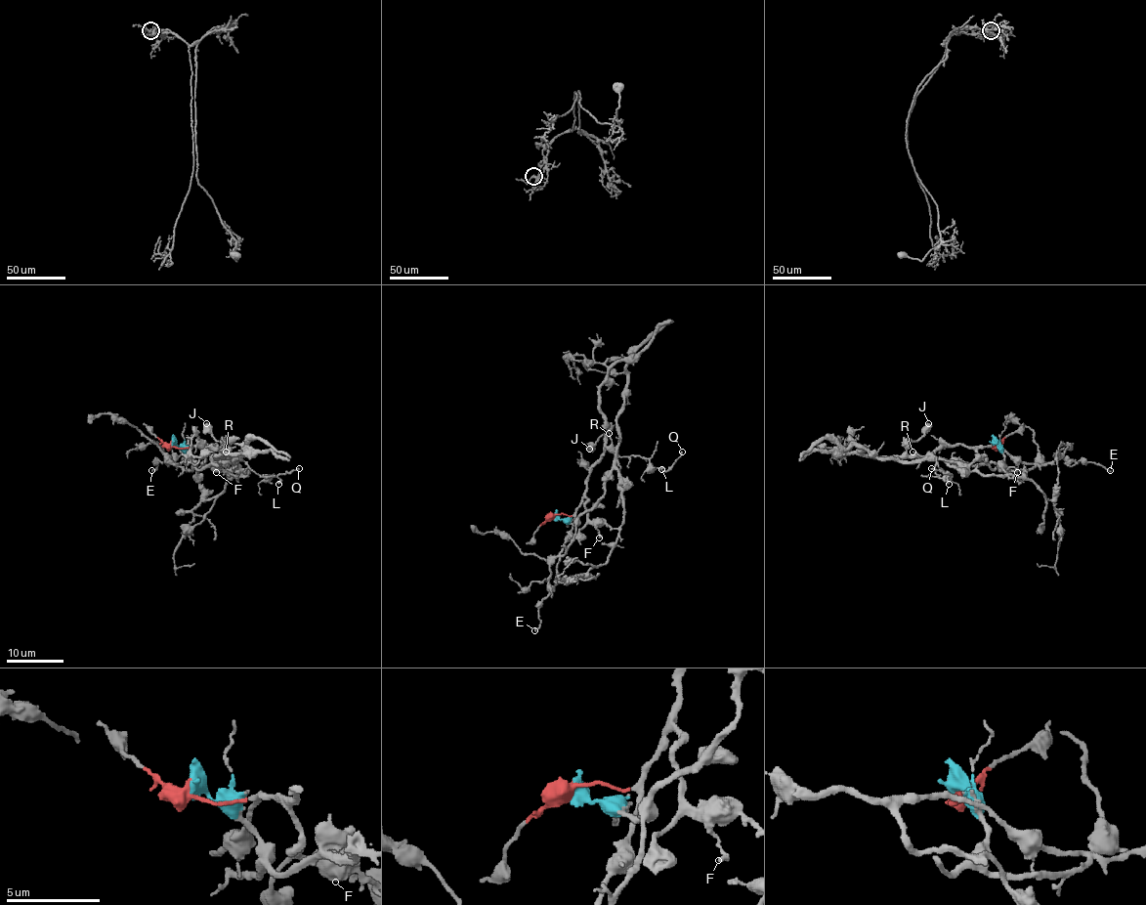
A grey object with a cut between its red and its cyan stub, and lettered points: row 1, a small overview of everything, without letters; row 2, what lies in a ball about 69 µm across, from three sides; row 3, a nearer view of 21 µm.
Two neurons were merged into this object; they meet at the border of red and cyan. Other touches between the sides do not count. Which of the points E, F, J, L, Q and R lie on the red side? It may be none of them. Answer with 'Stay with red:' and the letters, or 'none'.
Stay with red: F, J, L, Q, R

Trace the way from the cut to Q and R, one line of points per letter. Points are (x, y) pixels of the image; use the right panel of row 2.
Q: (995, 444), (995, 449), (940, 446), (929, 452), (937, 456), (935, 472), (941, 478), (951, 474), (931, 468)
R: (995, 444), (995, 449), (942, 446), (924, 455), (912, 451)

